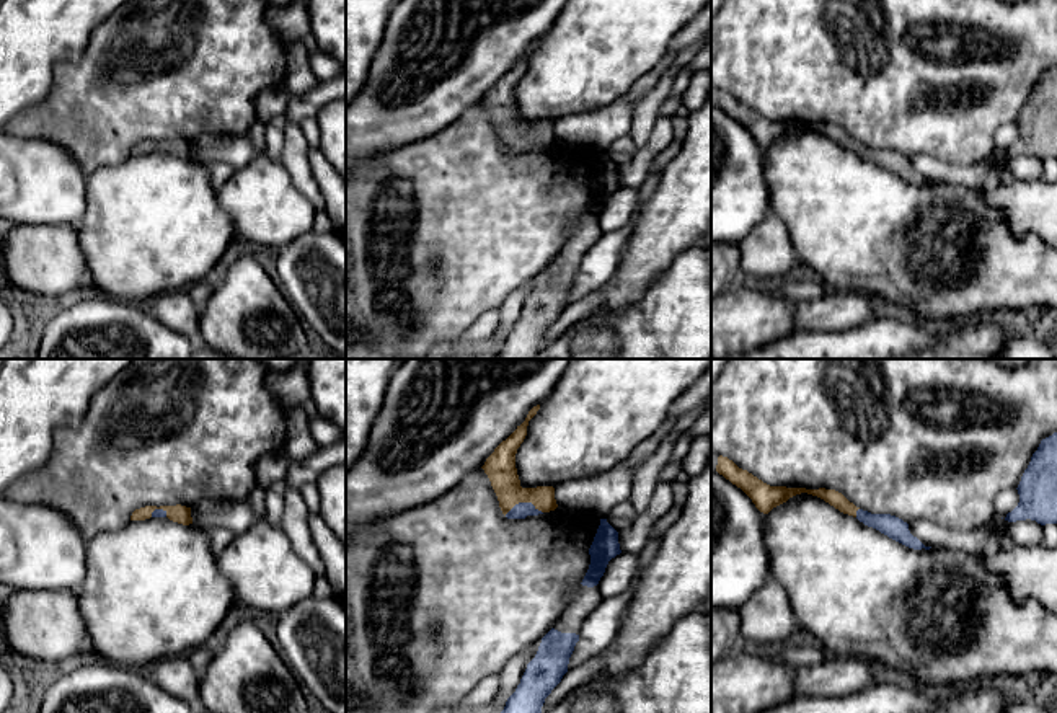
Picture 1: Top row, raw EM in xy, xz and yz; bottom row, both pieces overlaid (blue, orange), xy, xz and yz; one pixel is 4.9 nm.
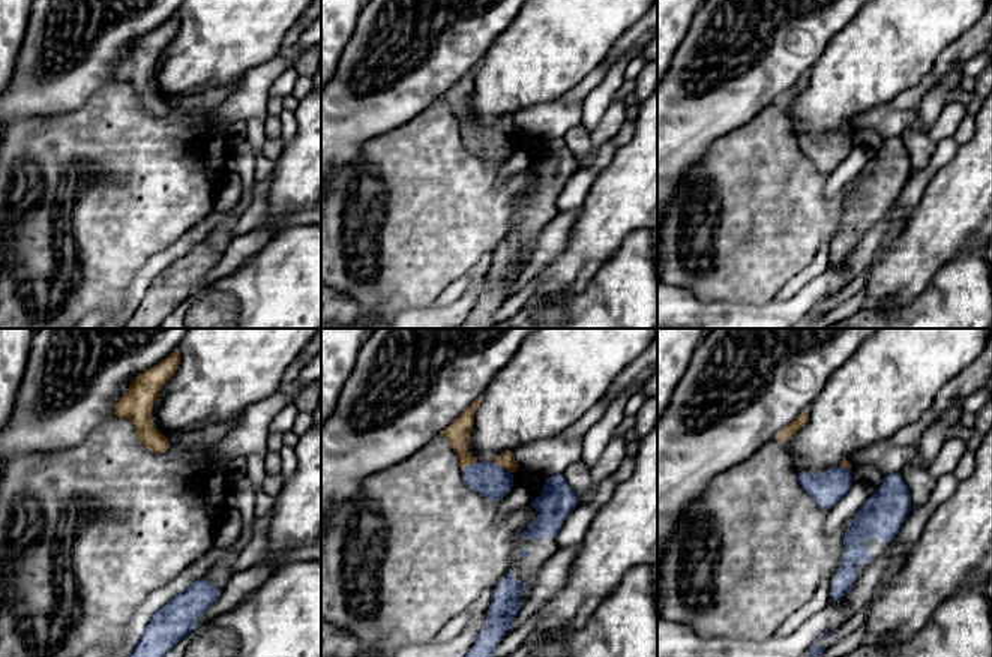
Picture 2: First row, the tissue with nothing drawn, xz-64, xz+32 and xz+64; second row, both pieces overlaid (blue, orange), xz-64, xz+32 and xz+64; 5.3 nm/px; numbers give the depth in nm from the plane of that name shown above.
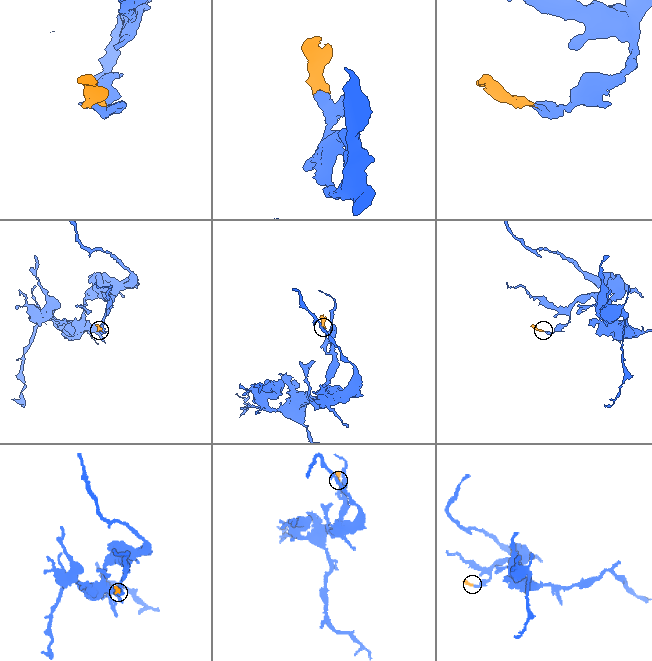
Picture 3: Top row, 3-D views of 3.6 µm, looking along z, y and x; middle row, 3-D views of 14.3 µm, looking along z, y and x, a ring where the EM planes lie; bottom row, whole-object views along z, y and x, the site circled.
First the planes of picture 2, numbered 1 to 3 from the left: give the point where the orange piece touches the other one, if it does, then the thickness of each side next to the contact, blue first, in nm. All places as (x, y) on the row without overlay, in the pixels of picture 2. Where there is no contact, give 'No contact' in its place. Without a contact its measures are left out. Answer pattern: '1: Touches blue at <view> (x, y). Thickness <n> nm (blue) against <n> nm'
1: No contact
2: Touches blue at xz+32 (502, 131). Thickness 190 nm (blue) against 90 nm
3: Touches blue at xz+64 (845, 132). Thickness 170 nm (blue) against 50 nm

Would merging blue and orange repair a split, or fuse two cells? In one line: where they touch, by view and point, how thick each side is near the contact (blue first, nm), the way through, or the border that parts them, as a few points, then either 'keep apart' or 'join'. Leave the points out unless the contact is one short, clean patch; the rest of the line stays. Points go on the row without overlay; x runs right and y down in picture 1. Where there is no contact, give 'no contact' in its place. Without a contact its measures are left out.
xz (522, 137) | 80/150 nm | across xz (522, 144), (522, 137), (508, 123), (499, 101) | join

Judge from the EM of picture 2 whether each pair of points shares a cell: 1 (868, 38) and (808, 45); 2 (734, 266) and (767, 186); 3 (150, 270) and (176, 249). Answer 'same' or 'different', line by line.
1: different
2: same
3: same

